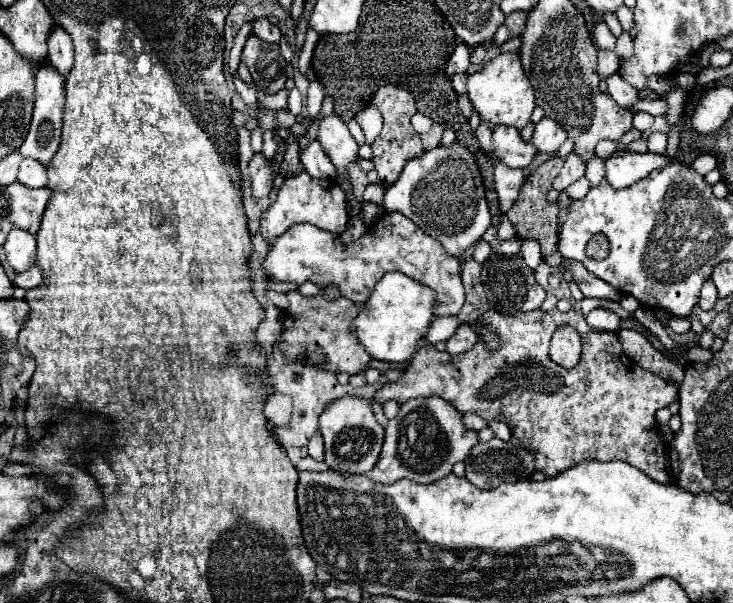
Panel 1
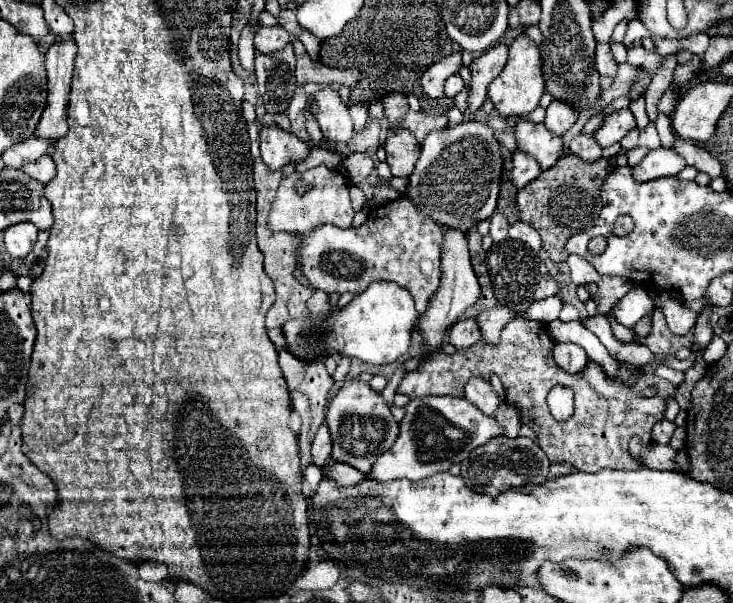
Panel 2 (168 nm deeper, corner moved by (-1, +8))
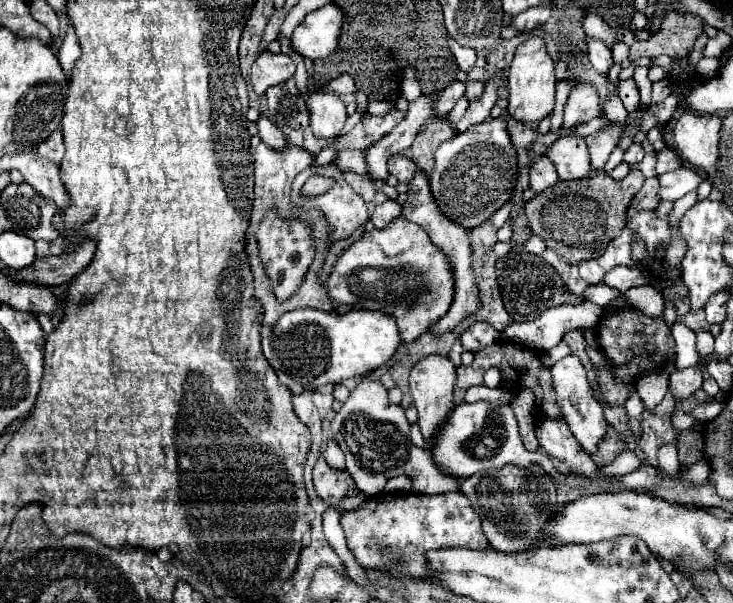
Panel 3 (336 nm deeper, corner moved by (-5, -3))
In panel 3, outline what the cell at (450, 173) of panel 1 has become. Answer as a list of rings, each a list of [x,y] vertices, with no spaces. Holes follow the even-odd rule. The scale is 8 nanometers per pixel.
[[[488,119],[486,123],[470,127],[470,131],[454,135],[452,139],[444,141],[436,149],[434,167],[430,173],[430,189],[432,189],[438,209],[450,221],[462,225],[464,229],[472,229],[478,223],[484,223],[486,219],[490,219],[510,199],[516,179],[518,179],[518,159],[516,159],[516,151],[512,147],[512,143],[510,143],[506,123],[502,119]]]

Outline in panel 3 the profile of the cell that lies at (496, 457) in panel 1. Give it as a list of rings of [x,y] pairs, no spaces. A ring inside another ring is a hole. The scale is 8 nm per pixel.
[[[514,467],[478,471],[462,479],[460,491],[470,499],[474,511],[482,519],[484,533],[496,551],[520,551],[534,547],[540,525],[556,511],[556,485],[542,467]]]

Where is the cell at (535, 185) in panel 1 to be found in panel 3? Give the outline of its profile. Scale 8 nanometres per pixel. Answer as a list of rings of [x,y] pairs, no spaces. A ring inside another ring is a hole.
[[[630,171],[624,179],[616,181],[608,173],[596,173],[590,179],[558,181],[554,187],[534,195],[526,201],[526,217],[532,233],[542,237],[548,249],[556,251],[568,265],[578,265],[582,259],[598,257],[604,247],[620,235],[626,207],[644,183],[642,171]]]

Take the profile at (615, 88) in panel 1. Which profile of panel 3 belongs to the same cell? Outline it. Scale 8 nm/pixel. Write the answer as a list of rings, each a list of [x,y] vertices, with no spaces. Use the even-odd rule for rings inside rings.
[[[588,39],[588,59],[592,63],[592,67],[600,73],[600,75],[608,75],[610,67],[612,67],[612,51],[610,47],[606,47],[602,41],[596,39]]]

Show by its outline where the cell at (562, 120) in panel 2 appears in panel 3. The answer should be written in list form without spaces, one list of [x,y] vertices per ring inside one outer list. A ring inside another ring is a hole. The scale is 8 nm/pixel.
[[[578,83],[568,97],[568,103],[564,105],[564,117],[562,117],[562,129],[576,127],[582,123],[588,123],[590,119],[600,115],[600,101],[598,93],[592,85]]]

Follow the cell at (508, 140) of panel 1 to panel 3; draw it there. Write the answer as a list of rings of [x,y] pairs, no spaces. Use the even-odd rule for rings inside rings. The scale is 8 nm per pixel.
[[[562,137],[546,149],[546,157],[554,163],[560,179],[590,177],[588,149],[582,137]]]

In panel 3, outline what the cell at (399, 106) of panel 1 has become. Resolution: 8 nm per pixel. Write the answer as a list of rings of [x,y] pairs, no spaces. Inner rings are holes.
[[[392,155],[388,159],[388,171],[392,175],[396,175],[396,179],[400,183],[410,183],[412,177],[416,175],[416,163],[408,157],[402,157],[402,155]]]

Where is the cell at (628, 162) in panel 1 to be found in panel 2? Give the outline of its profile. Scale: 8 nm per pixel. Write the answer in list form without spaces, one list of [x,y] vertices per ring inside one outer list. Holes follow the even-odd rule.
[[[658,148],[648,152],[646,158],[632,168],[632,172],[638,182],[650,182],[666,176],[676,176],[678,172],[684,170],[684,166],[686,166],[686,160],[678,156],[674,150]]]

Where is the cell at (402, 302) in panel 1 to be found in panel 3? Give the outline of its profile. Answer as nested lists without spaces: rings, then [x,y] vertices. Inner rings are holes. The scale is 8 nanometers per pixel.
[[[296,309],[282,315],[272,329],[262,329],[262,351],[276,369],[280,383],[292,393],[320,389],[326,383],[342,383],[388,363],[402,343],[392,317],[384,311],[370,309],[352,309],[344,315]]]

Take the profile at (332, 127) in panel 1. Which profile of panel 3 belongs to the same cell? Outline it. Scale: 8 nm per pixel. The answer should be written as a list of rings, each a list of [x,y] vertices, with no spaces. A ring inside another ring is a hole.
[[[310,93],[310,127],[318,139],[334,141],[346,123],[346,105],[336,93]]]

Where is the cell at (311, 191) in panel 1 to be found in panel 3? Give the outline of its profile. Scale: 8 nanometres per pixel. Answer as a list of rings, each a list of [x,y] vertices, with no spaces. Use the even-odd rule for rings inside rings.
[[[328,165],[328,167],[318,167],[318,169],[306,169],[306,171],[302,171],[302,173],[294,179],[294,183],[292,183],[292,203],[294,203],[296,207],[300,207],[300,205],[302,205],[302,209],[304,209],[304,211],[310,211],[310,209],[316,209],[316,207],[318,207],[318,209],[324,213],[326,223],[328,223],[328,227],[330,227],[330,233],[328,233],[330,245],[334,245],[334,243],[338,243],[338,241],[344,241],[344,239],[350,239],[350,237],[352,237],[352,233],[354,233],[360,225],[364,225],[364,223],[368,221],[366,201],[364,201],[358,193],[354,193],[354,191],[352,191],[352,187],[344,181],[342,173],[340,173],[334,165]],[[312,175],[334,177],[336,185],[334,185],[328,193],[324,193],[324,195],[320,195],[320,197],[314,197],[314,199],[304,199],[304,197],[300,197],[300,187],[302,187],[302,185],[306,183],[306,179],[310,179]]]

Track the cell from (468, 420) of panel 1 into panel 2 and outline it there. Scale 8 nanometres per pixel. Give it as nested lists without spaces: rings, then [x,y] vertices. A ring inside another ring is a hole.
[[[470,378],[464,386],[464,396],[486,414],[494,414],[500,404],[498,394],[492,390],[490,382],[484,378]]]

